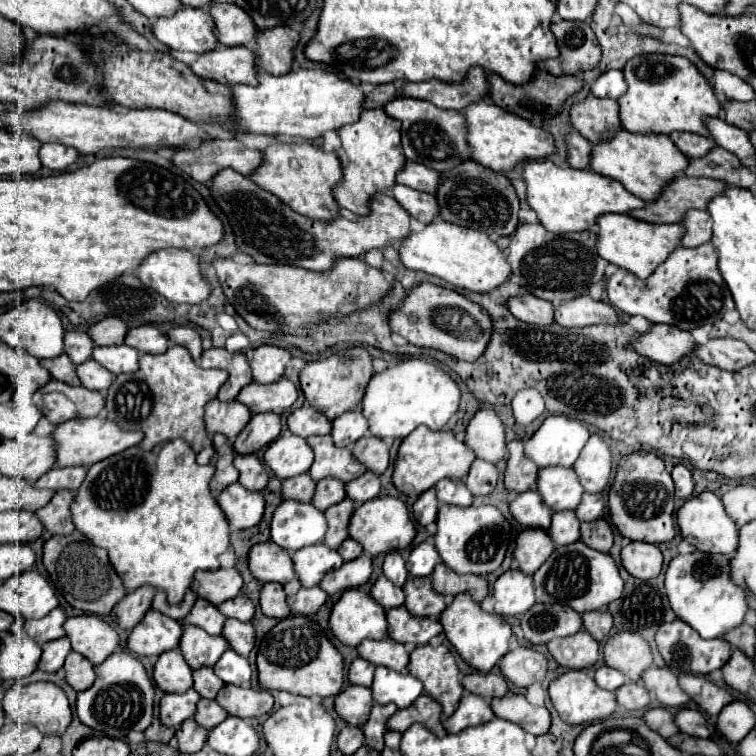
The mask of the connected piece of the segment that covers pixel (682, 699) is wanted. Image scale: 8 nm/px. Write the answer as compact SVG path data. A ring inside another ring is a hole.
M649 668L641 674L641 680L649 692L655 692L655 698L663 706L681 708L689 702L689 696L679 688L677 676L669 668Z

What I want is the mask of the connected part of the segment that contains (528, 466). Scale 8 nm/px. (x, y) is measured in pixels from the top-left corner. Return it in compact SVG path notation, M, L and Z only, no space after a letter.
M519 440L509 442L507 452L509 452L509 460L507 460L507 468L503 474L503 484L505 484L507 492L521 494L521 492L535 488L539 468L533 466L533 462L529 462L529 458L525 458L523 442L519 442Z

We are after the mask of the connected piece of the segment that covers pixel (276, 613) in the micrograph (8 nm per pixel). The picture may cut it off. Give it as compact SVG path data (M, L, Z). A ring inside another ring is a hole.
M275 582L265 584L259 594L259 604L261 604L261 612L269 618L283 620L289 616L289 606L285 602L285 592L281 584Z

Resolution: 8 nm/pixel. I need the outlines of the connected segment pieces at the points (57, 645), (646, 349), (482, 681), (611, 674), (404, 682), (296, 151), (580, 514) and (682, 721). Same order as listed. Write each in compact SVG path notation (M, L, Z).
M61 638L61 640L45 642L41 646L41 650L43 650L43 654L39 658L37 668L45 670L45 672L57 672L63 666L67 654L71 652L71 646L69 646L69 640L67 638Z
M653 324L651 332L635 338L633 346L637 346L637 350L643 356L671 366L671 364L683 360L685 356L689 356L697 344L689 332L685 332L677 326Z
M473 672L473 674L463 678L463 686L465 686L467 692L477 694L477 696L481 696L485 700L507 694L507 682L505 682L503 676L497 676L497 674Z
M601 666L595 672L595 682L597 682L597 686L601 686L605 690L617 690L621 684L625 684L625 676L619 670L613 670L609 666Z
M377 666L371 692L375 704L395 704L397 708L407 708L423 694L423 684L407 672Z
M277 142L265 148L263 164L251 176L251 180L257 186L275 194L297 214L309 216L313 220L337 218L339 208L333 198L333 188L341 182L341 178L343 178L341 166L335 154L327 154L311 144L289 144L289 142Z
M583 494L581 504L575 510L575 516L581 522L593 522L603 518L603 512L605 512L605 502L601 494Z
M691 708L677 710L675 722L677 722L679 732L683 732L683 734L689 734L689 736L695 736L695 738L709 738L705 718L697 710L691 710Z

